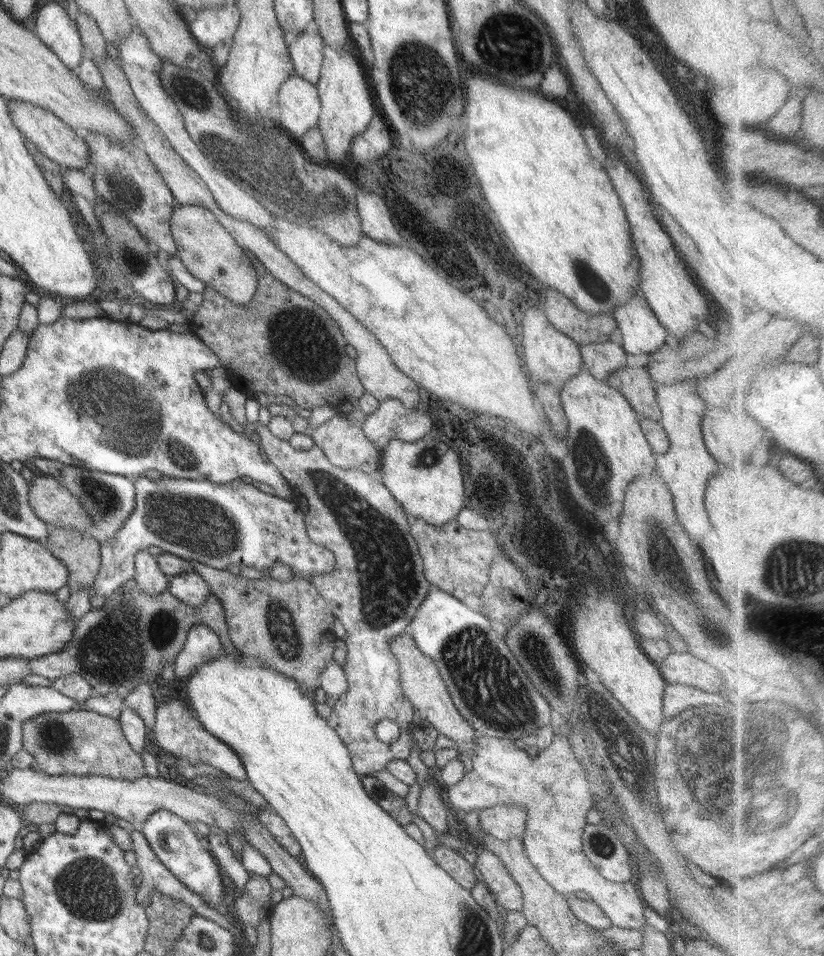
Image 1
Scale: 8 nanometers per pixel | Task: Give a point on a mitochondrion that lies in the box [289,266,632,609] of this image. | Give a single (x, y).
(591, 472)

